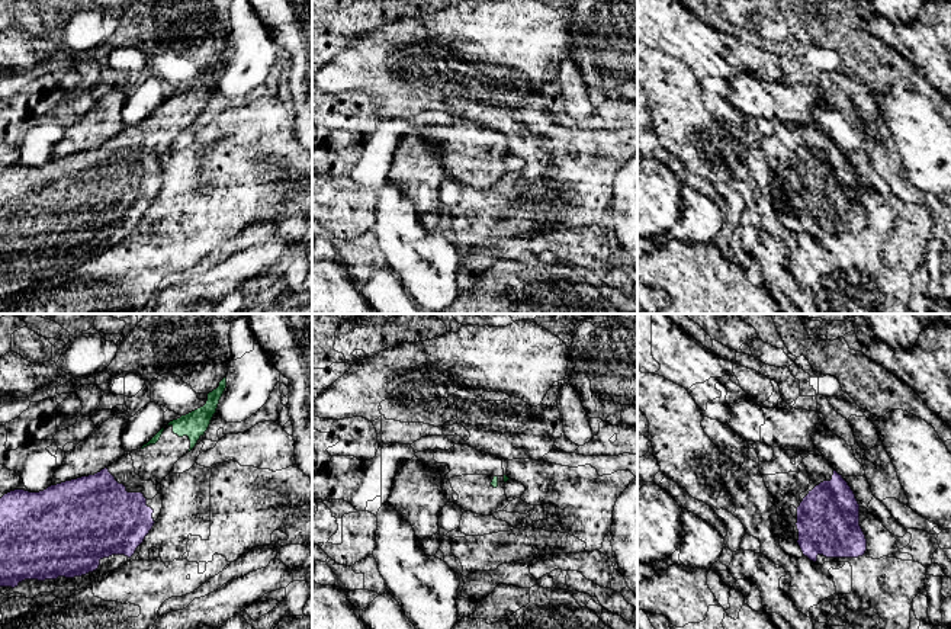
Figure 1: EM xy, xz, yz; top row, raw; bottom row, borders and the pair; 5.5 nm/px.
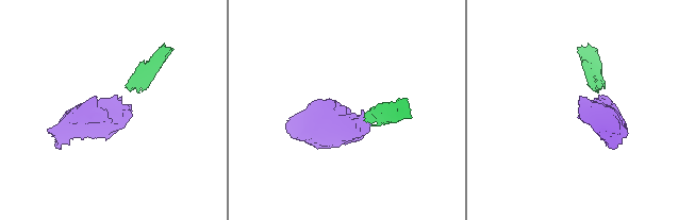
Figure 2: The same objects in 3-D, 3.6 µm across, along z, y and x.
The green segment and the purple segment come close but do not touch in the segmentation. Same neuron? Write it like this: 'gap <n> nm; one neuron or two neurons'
gap 220 nm; one neuron

